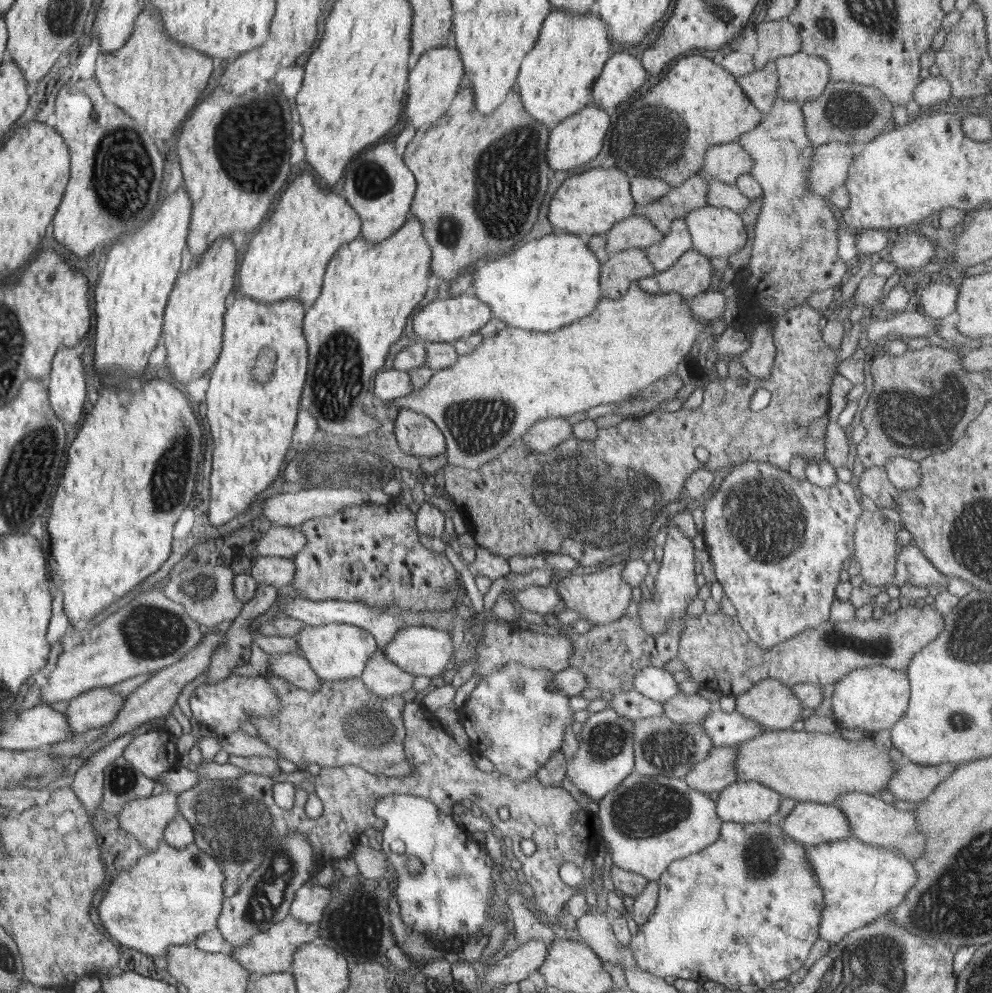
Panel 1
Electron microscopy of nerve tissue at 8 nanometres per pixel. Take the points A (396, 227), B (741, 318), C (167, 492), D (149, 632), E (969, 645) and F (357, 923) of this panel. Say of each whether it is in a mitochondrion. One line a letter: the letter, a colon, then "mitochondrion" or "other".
A: other
B: other
C: mitochondrion
D: mitochondrion
E: mitochondrion
F: mitochondrion

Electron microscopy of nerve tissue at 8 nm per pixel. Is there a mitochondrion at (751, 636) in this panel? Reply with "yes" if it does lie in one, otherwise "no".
no

